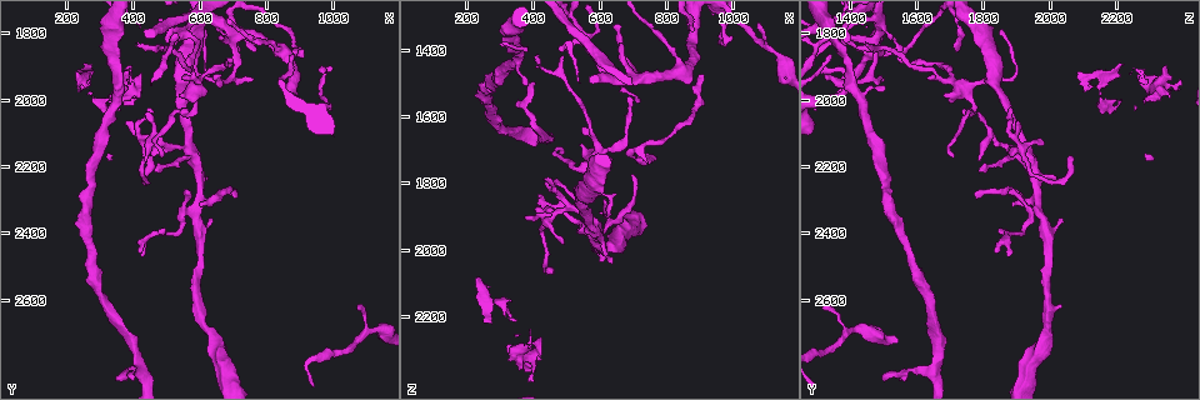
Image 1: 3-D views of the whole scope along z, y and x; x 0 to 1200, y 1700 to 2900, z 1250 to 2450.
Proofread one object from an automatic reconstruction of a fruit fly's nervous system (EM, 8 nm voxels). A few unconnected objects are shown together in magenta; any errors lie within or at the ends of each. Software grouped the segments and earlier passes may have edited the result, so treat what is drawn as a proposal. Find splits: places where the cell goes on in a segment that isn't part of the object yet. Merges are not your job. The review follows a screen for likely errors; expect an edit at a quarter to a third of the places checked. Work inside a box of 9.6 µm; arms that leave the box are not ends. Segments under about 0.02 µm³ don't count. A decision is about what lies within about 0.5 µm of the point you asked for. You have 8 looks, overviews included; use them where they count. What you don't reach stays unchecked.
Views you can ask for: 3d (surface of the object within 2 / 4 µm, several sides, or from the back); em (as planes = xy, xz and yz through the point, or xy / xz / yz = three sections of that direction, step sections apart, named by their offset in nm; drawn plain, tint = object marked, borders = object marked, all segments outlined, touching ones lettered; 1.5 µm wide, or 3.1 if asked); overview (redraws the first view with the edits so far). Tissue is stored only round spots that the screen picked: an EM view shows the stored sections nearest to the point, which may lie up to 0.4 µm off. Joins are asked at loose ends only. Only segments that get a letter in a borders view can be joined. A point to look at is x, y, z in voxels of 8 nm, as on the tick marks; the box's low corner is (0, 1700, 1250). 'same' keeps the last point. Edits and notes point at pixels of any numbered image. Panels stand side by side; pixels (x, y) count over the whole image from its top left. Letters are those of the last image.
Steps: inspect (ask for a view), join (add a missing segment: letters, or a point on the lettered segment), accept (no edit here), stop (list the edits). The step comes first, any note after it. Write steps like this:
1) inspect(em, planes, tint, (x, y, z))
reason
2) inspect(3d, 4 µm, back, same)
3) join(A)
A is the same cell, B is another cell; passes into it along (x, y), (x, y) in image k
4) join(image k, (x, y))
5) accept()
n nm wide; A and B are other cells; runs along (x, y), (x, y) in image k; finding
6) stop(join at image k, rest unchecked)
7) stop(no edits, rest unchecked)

inspect(3d, 2 µm, back, (420, 2460, 1840))
branch stops here

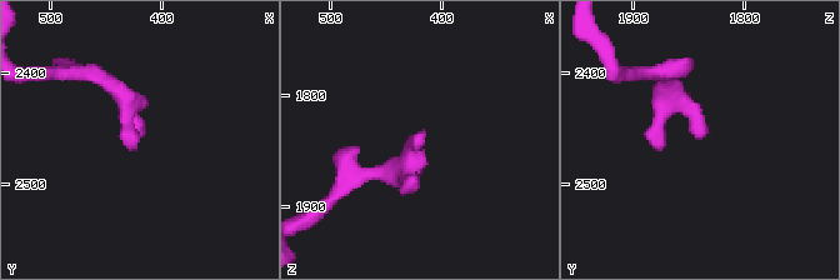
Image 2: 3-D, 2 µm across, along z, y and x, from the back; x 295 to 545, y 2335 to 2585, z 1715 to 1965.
inspect(em, planes, borders, (422, 2460, 1844))
shape alone is not enough

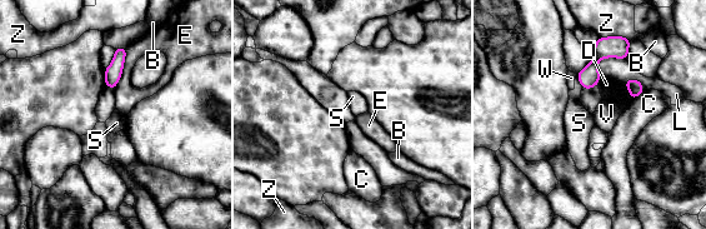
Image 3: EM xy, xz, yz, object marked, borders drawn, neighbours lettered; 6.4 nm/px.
accept()
110 nm wide; B, C, D, E, L, S, V, W and Z are other cells; runs along (626, 41), (609, 46), (582, 81) in image 3; no lettered segment goes on from it

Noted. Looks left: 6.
inspect(em, xz, step 8, tint, (490, 2130, 1970))

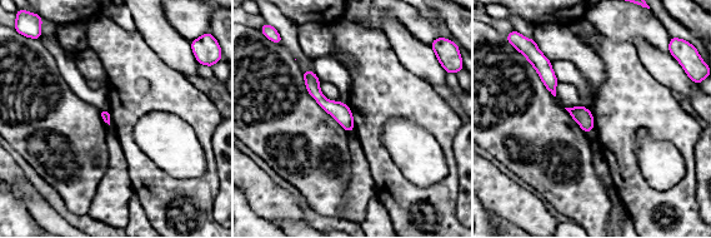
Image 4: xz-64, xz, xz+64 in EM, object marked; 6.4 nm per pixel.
inspect(em, planes, borders, same)
another direction

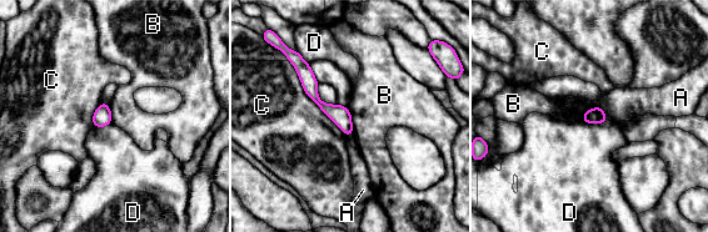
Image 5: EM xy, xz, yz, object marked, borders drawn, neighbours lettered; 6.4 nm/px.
accept()
100 nm wide; C touches over 600 nm; A, B, C and D are other cells; none of them fits

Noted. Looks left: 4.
inspect(3d, 4 µm, (390, 1960, 1500))
an open end

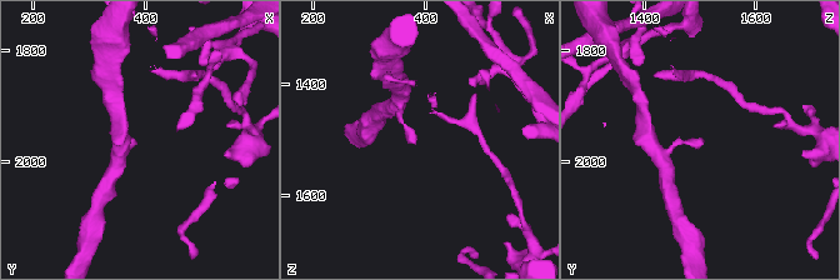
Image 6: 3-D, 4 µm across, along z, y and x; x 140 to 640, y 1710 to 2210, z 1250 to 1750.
inspect(em, planes, plain, (385, 1960, 1505))

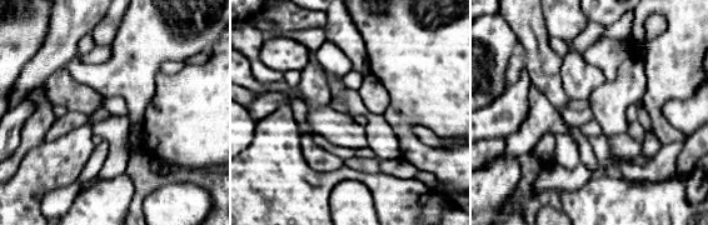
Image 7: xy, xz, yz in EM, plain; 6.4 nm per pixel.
inspect(em, planes, borders, same)
what lies round it

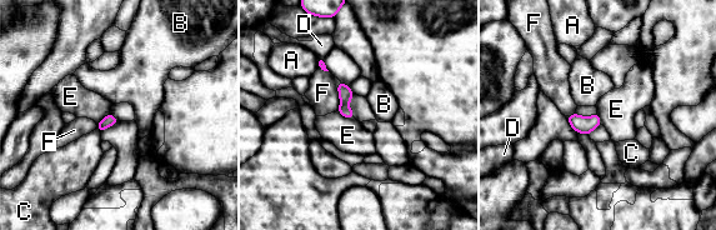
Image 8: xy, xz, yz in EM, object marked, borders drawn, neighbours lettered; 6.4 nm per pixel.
accept()
A, B, C, D, E and F are other cells; border along (336, 111), (354, 119) in image 8; none of them fits

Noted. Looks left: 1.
stop(no edits, rest unchecked)

